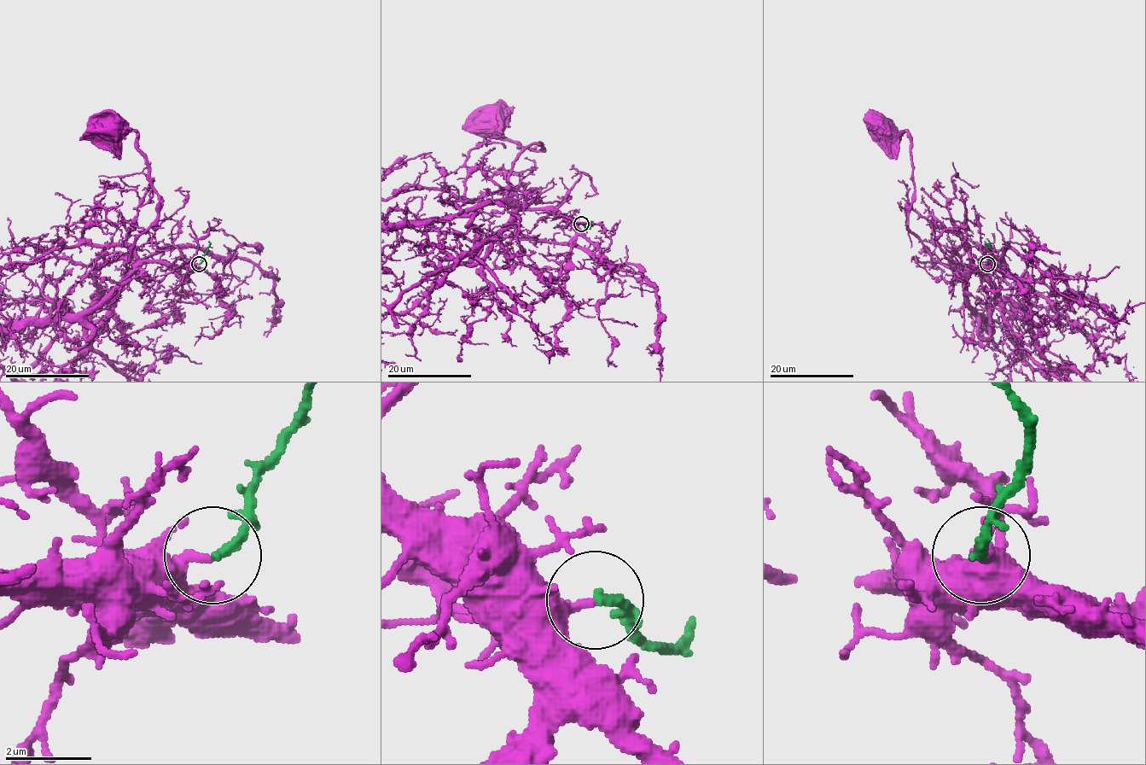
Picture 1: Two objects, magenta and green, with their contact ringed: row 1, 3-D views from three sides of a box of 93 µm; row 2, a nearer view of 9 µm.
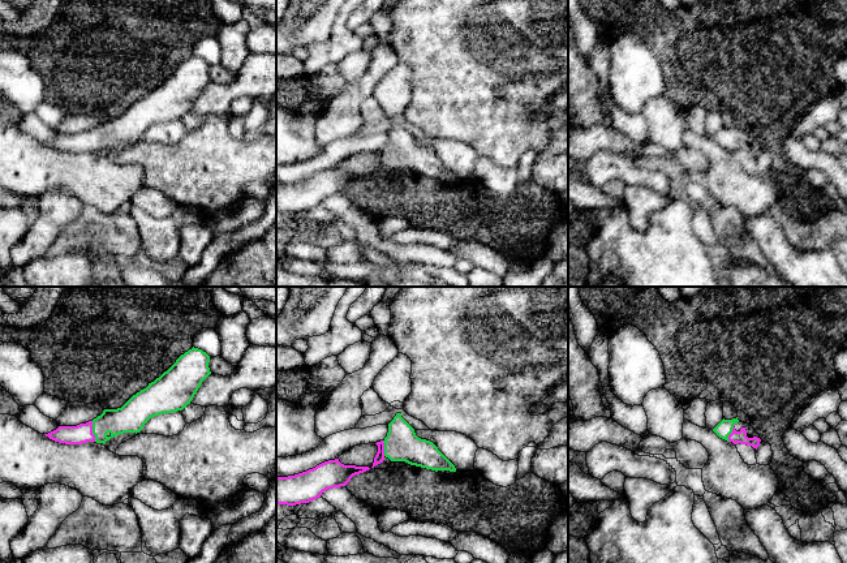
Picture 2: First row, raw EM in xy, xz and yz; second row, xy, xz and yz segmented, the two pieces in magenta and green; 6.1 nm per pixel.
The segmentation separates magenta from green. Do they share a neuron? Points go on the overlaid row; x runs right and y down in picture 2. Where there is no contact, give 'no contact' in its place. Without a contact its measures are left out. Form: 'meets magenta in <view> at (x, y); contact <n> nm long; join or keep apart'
meets magenta in xy at (91, 432); contact 130 nm long; join

